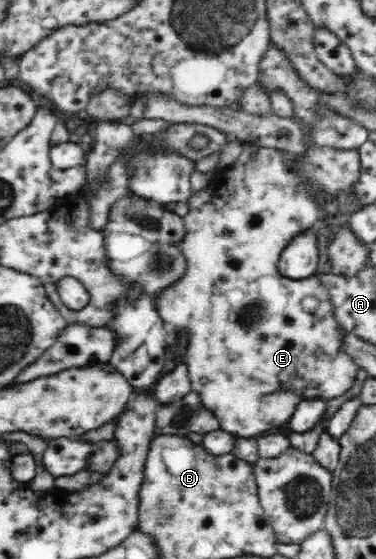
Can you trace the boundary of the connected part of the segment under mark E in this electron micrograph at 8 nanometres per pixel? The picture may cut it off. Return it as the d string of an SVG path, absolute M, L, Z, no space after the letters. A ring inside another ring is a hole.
M244 143L243 151L239 158L230 166L221 171L221 179L218 179L225 185L225 189L233 191L231 199L201 199L201 190L193 191L187 201L189 207L188 213L183 216L185 239L181 243L176 243L180 255L184 257L184 270L182 274L168 286L163 286L152 299L152 305L156 309L157 315L163 318L163 321L174 329L180 330L180 335L187 337L187 347L185 347L185 365L188 368L188 376L191 379L192 392L195 392L200 399L200 405L212 413L212 416L219 421L220 429L225 432L234 434L239 438L256 439L263 433L269 433L272 429L277 429L283 424L288 423L292 414L297 408L297 404L311 397L319 397L324 400L333 399L345 395L353 387L357 380L358 366L352 361L352 358L342 349L341 337L346 331L337 324L337 318L333 314L333 304L327 288L321 284L319 276L313 277L307 283L294 281L281 275L277 263L281 252L290 244L295 236L301 235L315 227L319 219L319 211L315 203L311 201L309 189L303 183L303 177L289 173L283 155L275 149L256 146L251 143ZM311 297L319 303L317 313L307 313L303 307L303 301Z

